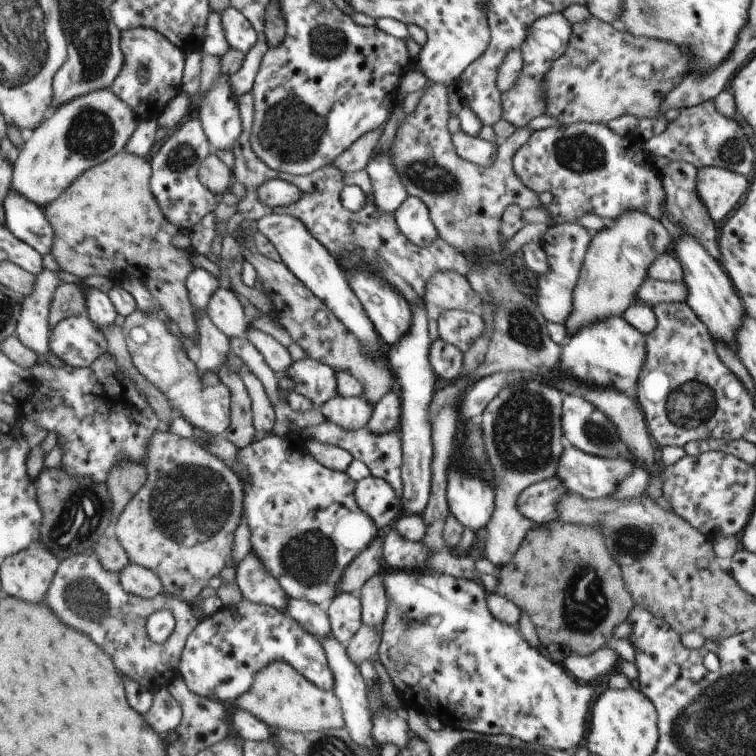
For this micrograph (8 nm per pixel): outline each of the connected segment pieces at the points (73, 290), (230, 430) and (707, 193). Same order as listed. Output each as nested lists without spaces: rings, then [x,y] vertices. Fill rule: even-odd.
[[[61,283],[55,291],[54,299],[51,301],[51,328],[70,314],[86,314],[86,302],[84,292],[78,283]]]
[[[228,363],[224,364],[218,372],[220,383],[231,389],[232,404],[230,426],[218,434],[217,437],[233,442],[239,450],[244,450],[254,442],[257,431],[254,428],[252,416],[252,402],[243,380],[238,373],[230,370]]]
[[[706,167],[697,169],[696,188],[710,218],[718,223],[728,218],[728,214],[736,208],[735,204],[748,190],[748,180],[740,173]]]

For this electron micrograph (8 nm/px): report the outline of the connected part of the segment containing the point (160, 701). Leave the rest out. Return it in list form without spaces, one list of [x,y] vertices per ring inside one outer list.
[[[163,688],[153,693],[153,705],[146,716],[148,724],[152,724],[156,732],[167,736],[182,725],[183,707],[172,696],[169,688]]]

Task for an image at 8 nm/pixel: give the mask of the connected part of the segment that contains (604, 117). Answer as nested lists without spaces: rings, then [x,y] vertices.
[[[590,17],[586,22],[573,24],[572,36],[564,54],[552,63],[550,72],[544,78],[544,94],[546,94],[546,112],[552,118],[558,118],[560,125],[576,124],[576,122],[609,123],[622,115],[638,118],[649,118],[653,121],[662,116],[660,106],[664,98],[672,92],[686,76],[688,62],[676,46],[664,44],[656,38],[632,36],[630,32],[614,28],[598,18]]]

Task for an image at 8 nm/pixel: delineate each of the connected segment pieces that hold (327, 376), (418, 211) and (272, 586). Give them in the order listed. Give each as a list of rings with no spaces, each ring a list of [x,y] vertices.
[[[310,357],[294,361],[290,368],[279,376],[292,380],[294,388],[288,391],[278,388],[278,394],[286,398],[288,392],[296,392],[308,398],[314,404],[314,409],[320,408],[324,402],[339,394],[335,371],[336,369]]]
[[[408,195],[394,214],[400,232],[418,248],[430,246],[438,238],[428,207],[420,198]]]
[[[250,550],[244,560],[236,565],[237,577],[235,583],[239,586],[244,599],[253,603],[262,603],[272,606],[287,614],[286,592],[280,583],[258,560],[258,556]]]

